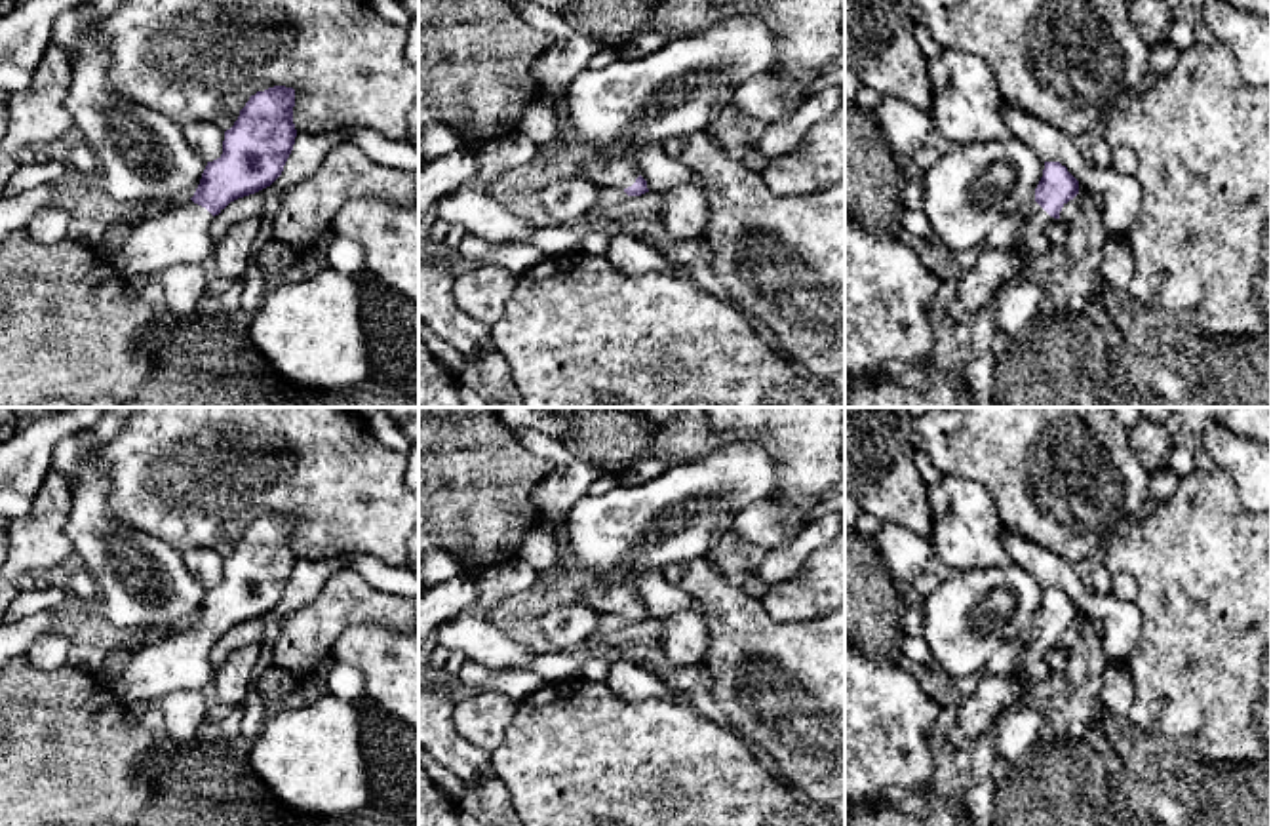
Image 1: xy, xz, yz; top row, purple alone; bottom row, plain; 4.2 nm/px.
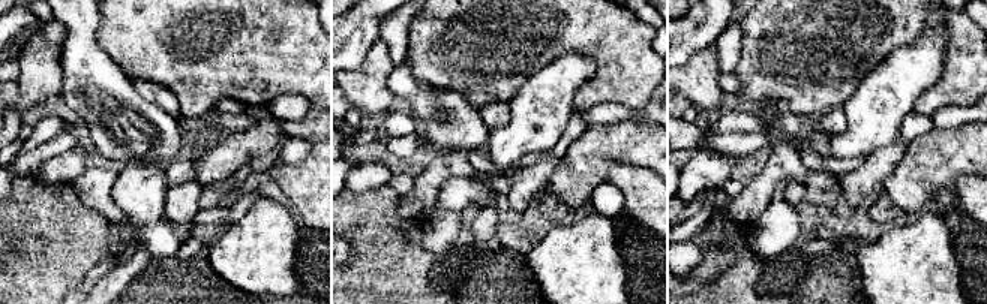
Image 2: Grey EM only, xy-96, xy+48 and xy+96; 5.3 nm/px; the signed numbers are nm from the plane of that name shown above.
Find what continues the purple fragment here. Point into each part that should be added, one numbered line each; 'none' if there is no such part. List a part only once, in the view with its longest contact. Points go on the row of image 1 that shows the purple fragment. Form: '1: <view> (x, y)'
1: xy (181, 235)

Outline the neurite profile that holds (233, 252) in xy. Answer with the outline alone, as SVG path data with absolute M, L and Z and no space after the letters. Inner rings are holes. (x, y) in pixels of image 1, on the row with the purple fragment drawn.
M263 215L244 219L238 225L230 226L221 240L217 240L209 261L209 276L213 284L226 287L244 276L251 257L255 255L261 221Z

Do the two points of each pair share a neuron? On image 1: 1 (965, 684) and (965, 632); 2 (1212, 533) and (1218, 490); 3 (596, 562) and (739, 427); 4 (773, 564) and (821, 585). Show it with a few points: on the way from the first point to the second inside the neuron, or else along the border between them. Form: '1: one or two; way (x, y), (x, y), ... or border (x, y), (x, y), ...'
1: two; border (982, 668), (952, 678)
2: one; way (1212, 522), (1212, 501)
3: two; border (727, 438), (760, 438), (769, 455)
4: two; border (824, 545), (800, 566)

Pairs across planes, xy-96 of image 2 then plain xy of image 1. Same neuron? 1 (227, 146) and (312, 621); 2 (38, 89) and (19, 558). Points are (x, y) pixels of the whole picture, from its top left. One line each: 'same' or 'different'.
1: same
2: same

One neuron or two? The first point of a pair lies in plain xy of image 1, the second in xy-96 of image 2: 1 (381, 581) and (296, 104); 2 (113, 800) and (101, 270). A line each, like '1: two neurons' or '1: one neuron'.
1: one neuron
2: two neurons

